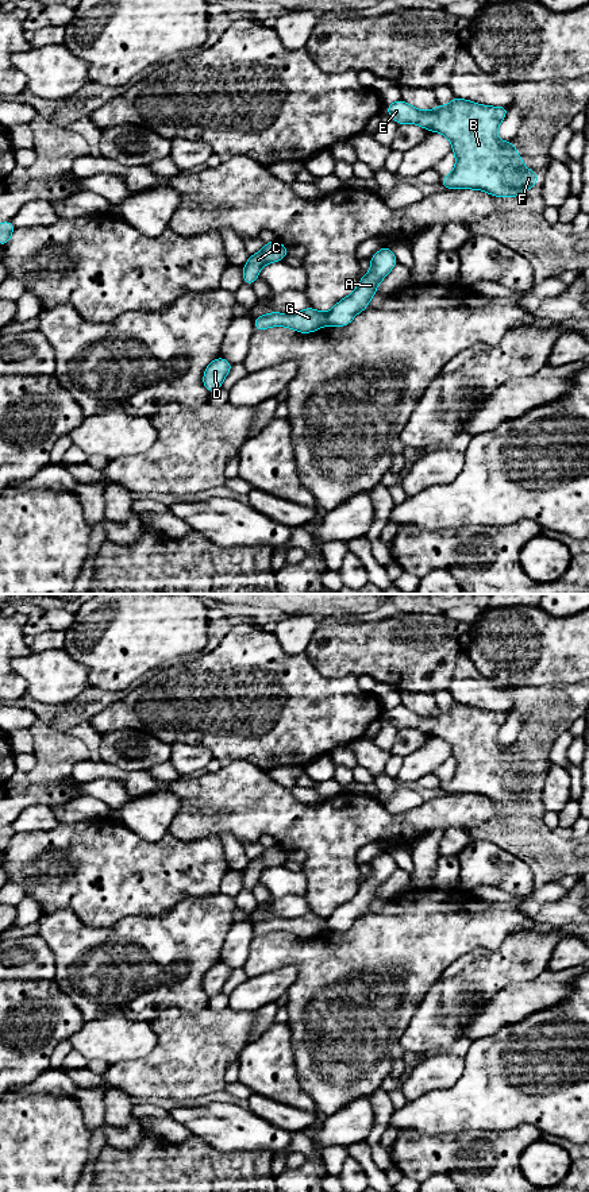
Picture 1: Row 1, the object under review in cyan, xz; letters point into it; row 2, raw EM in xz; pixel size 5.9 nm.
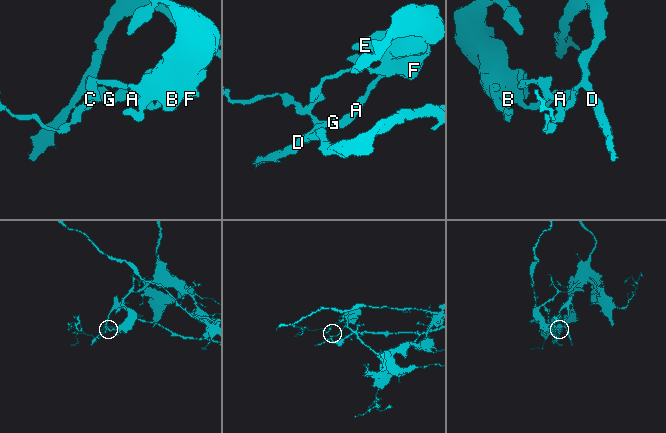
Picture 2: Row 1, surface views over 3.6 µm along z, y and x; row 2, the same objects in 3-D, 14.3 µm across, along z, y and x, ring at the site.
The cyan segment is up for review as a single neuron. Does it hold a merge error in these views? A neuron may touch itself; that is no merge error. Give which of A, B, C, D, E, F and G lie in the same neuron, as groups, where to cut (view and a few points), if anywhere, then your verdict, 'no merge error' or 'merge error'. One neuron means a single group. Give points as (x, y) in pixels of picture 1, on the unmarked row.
groups A B E F / C D G; cut xz (326, 918), (323, 929); merge error

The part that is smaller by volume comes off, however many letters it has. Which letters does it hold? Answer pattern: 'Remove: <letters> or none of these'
Remove: C, D, G

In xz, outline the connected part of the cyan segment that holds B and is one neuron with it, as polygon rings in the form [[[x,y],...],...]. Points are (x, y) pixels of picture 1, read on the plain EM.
[[[453,702],[447,711],[419,715],[403,703],[385,710],[400,730],[413,728],[428,737],[447,741],[457,761],[455,772],[439,788],[447,794],[478,794],[494,802],[515,802],[539,788],[536,778],[523,771],[512,745],[500,747],[496,741],[508,711],[486,711]]]

